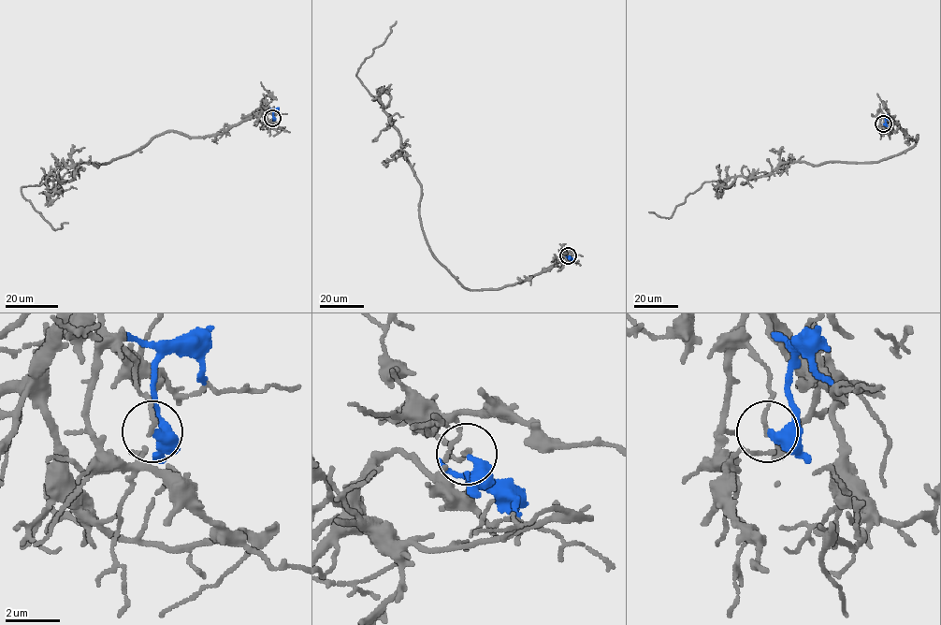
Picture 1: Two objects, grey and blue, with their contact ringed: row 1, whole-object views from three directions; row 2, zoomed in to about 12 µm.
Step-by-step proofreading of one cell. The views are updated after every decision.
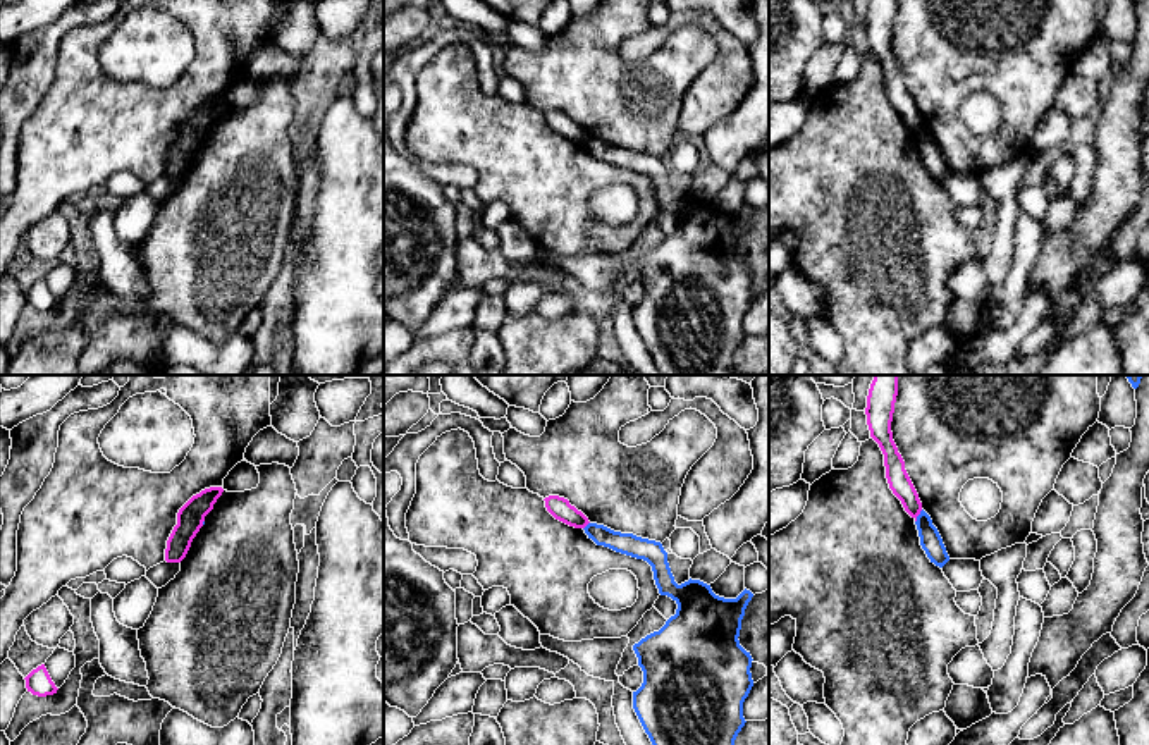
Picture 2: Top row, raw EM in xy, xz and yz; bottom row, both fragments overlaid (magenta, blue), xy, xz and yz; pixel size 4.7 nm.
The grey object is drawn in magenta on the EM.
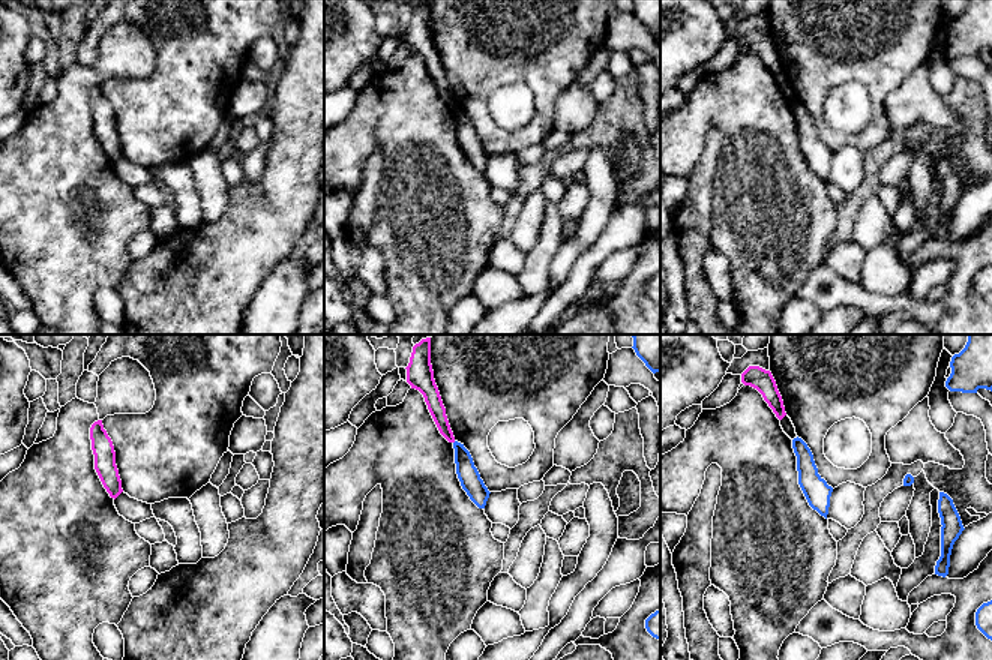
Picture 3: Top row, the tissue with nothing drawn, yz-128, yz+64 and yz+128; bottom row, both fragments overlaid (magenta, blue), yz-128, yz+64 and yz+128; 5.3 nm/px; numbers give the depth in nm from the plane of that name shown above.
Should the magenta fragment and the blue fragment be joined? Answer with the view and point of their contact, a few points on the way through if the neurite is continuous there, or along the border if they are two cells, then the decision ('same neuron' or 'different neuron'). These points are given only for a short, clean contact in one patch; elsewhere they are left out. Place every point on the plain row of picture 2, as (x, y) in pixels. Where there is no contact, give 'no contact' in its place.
meets magenta in yz at (917, 129); different neuron

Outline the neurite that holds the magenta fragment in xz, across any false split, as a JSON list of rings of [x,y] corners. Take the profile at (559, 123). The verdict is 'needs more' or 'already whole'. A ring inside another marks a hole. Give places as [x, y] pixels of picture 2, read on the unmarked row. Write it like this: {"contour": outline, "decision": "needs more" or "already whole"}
{"contour": [[[549,110],[544,114],[547,126],[559,136],[574,141],[585,143],[590,136],[588,132],[578,126],[574,120],[569,119],[568,114],[559,110]]], "decision": "already whole"}

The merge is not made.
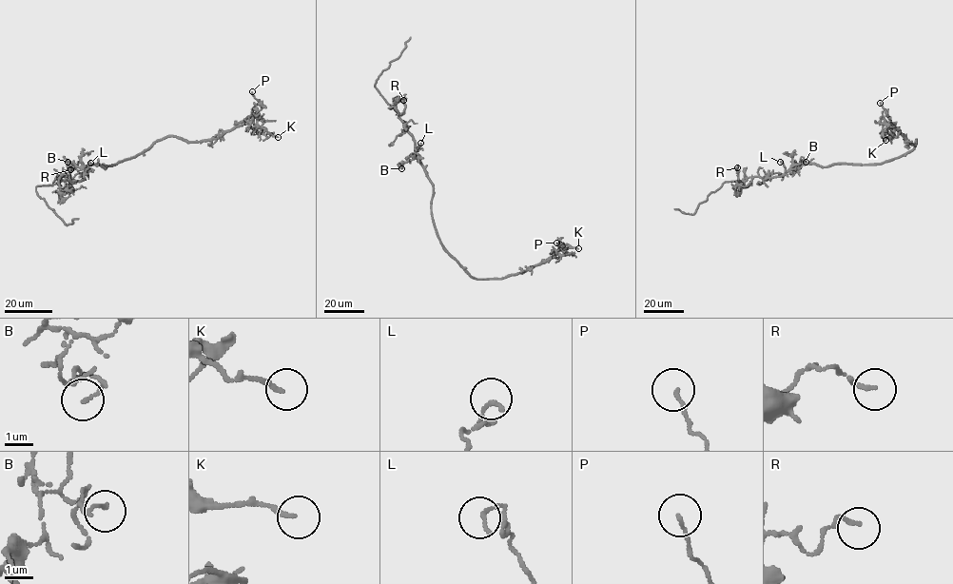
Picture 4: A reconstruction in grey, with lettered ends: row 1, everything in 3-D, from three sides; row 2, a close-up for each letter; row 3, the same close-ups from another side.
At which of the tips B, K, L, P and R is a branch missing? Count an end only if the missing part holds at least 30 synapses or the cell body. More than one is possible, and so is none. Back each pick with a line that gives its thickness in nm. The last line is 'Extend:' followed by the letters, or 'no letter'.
Extend: no letter

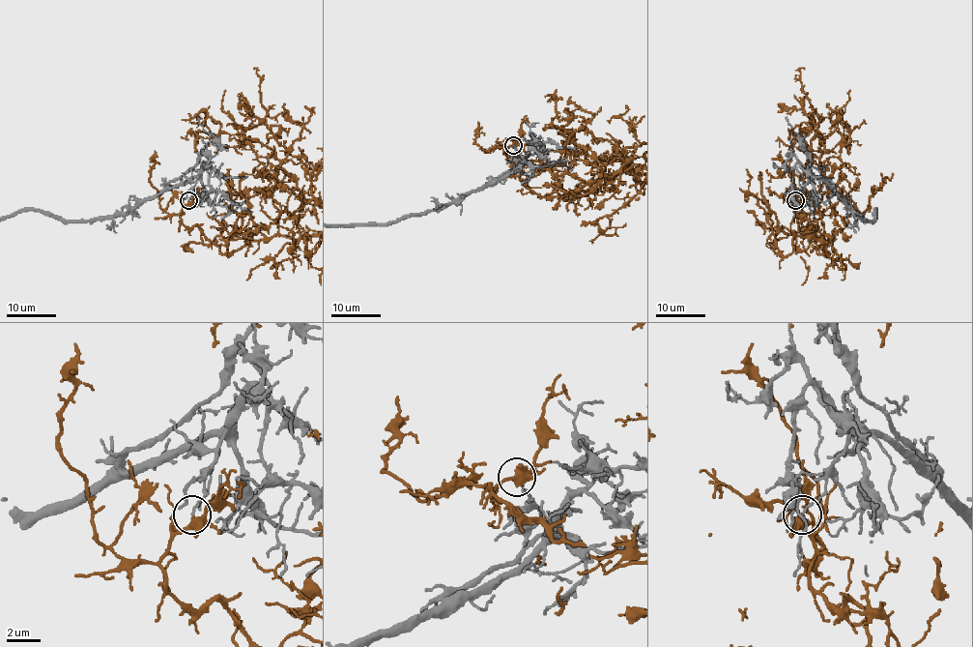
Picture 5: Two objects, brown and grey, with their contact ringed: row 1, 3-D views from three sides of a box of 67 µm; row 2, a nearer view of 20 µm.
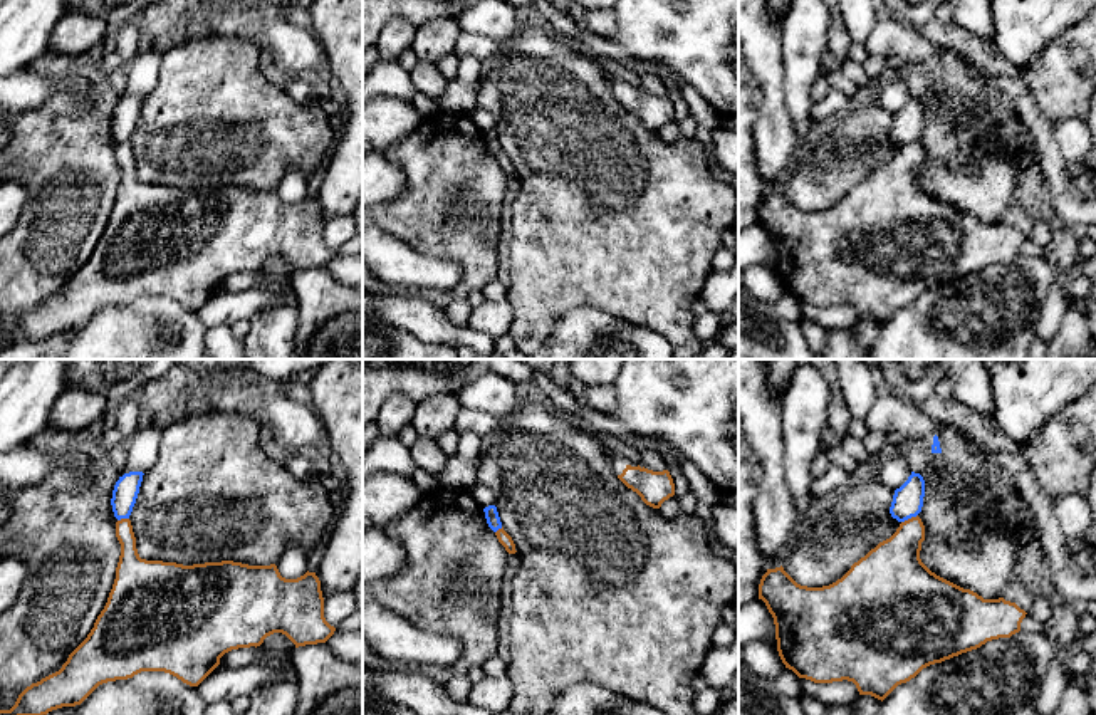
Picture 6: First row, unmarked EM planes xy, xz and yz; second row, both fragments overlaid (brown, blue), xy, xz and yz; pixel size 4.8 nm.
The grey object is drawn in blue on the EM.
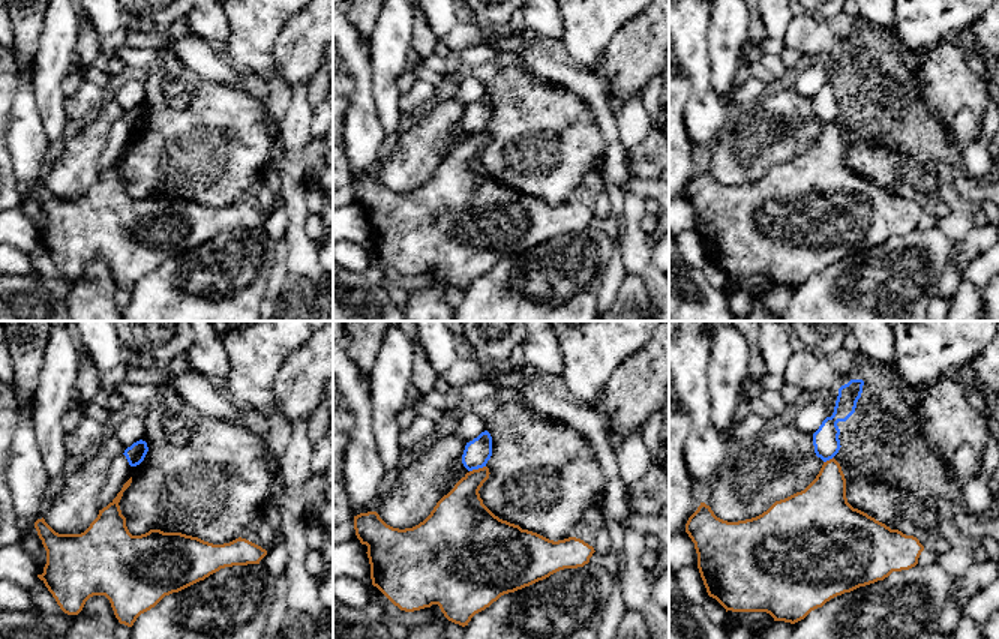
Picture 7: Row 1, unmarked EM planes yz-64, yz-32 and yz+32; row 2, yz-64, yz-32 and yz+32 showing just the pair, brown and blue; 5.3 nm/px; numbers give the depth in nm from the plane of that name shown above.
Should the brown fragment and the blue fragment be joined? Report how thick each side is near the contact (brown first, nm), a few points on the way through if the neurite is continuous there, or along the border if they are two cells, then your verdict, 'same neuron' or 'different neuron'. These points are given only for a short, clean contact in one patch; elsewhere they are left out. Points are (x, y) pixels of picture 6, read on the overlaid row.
280/140 nm | along yz (917, 514), (902, 522) | different neuron

